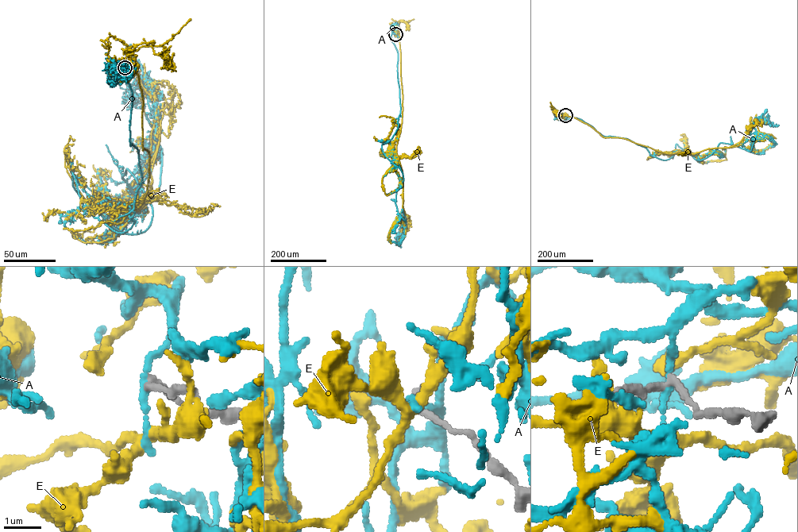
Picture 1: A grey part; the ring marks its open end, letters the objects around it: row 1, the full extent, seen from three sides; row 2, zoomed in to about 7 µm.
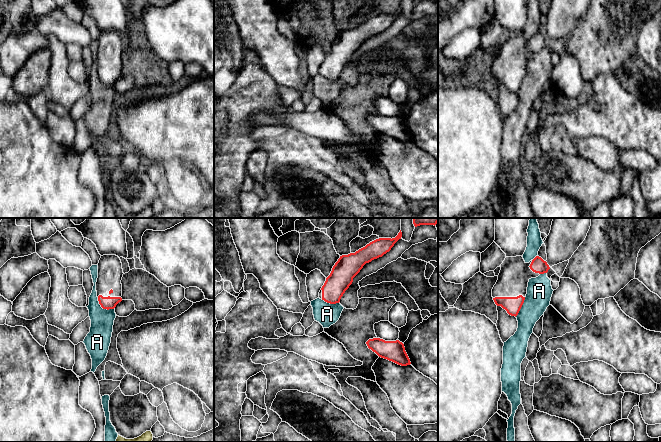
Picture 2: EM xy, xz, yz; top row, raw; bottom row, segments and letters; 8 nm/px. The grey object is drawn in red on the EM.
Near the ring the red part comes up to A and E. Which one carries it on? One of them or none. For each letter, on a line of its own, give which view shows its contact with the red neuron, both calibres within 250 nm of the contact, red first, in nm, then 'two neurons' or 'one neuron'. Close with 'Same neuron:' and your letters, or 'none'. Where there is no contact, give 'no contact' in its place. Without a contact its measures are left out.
A: meets red in xy; 100 nm thick on the red side, 190 nm on the other; two neurons
E: no contact; two neurons
Same neuron: none

